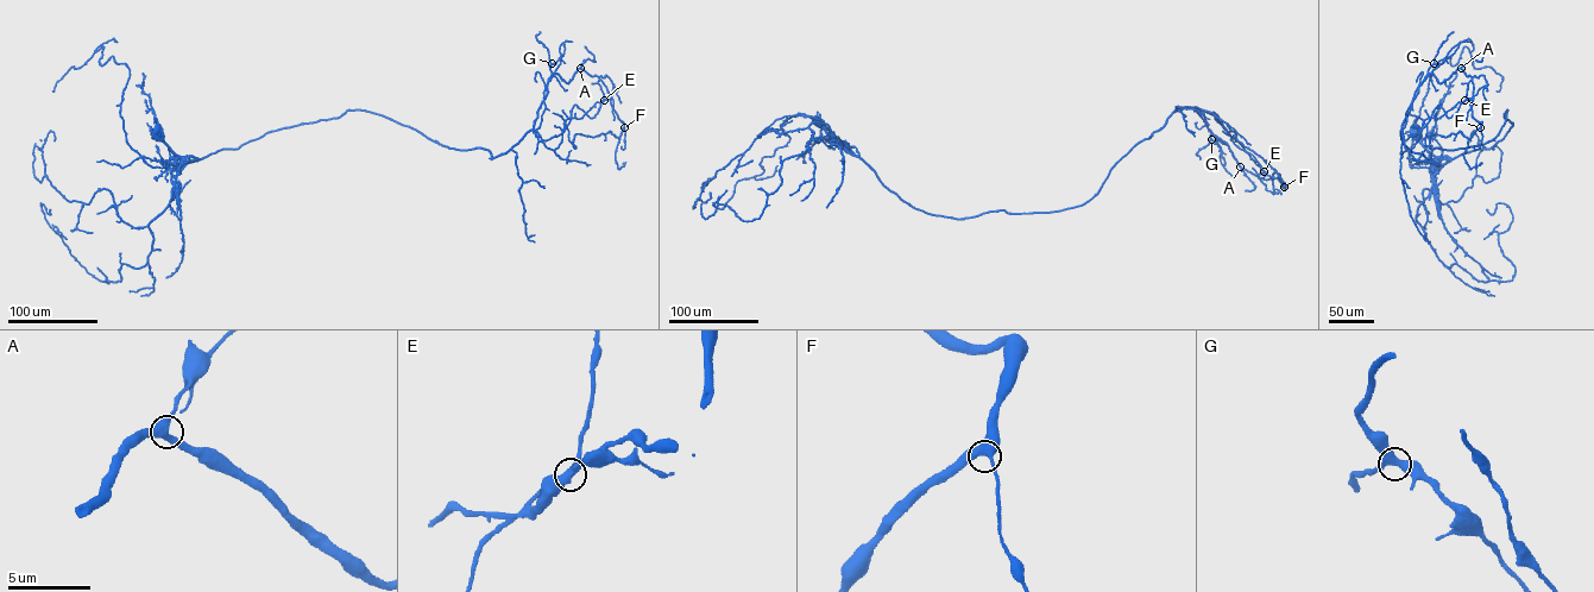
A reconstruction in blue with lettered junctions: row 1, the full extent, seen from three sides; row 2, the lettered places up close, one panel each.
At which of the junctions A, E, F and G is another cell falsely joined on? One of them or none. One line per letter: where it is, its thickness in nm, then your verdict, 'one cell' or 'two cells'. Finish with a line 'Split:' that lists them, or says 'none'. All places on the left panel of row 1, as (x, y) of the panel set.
A: at (580, 68); 440 nm thick; one cell
E: at (604, 100); 420 nm thick; two cells
F: at (624, 127); 420 nm thick; one cell
G: at (552, 63); 440 nm thick; one cell
Split: E

